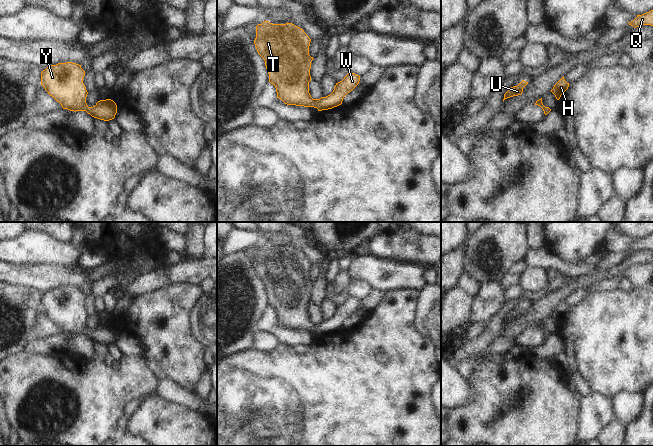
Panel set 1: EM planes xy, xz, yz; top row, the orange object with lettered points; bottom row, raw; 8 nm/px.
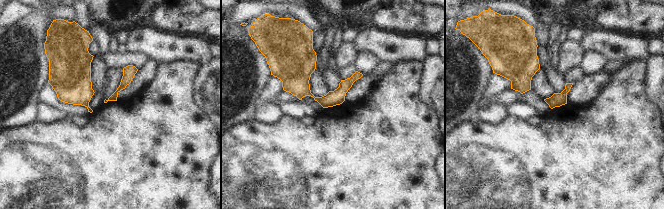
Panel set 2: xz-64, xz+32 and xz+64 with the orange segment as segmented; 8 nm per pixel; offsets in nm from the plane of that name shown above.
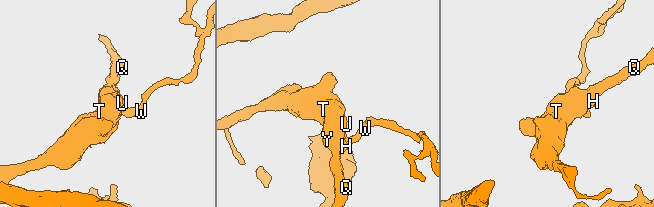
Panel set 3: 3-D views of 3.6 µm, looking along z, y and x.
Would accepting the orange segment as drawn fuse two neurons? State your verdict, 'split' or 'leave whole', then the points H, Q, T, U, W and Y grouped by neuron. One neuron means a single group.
leave whole; groups H Q T U W Y

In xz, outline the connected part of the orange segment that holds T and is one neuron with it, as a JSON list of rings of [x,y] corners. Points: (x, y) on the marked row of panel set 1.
[[[265,20],[256,26],[254,44],[265,61],[277,98],[287,105],[314,107],[318,111],[332,109],[341,105],[343,98],[359,84],[360,76],[349,72],[330,95],[313,99],[309,93],[313,60],[309,55],[310,42],[304,30],[292,23],[272,24]]]

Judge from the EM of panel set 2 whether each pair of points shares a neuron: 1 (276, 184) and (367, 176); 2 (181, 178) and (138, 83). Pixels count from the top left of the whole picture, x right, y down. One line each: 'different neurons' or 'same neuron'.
1: same neuron
2: different neurons

